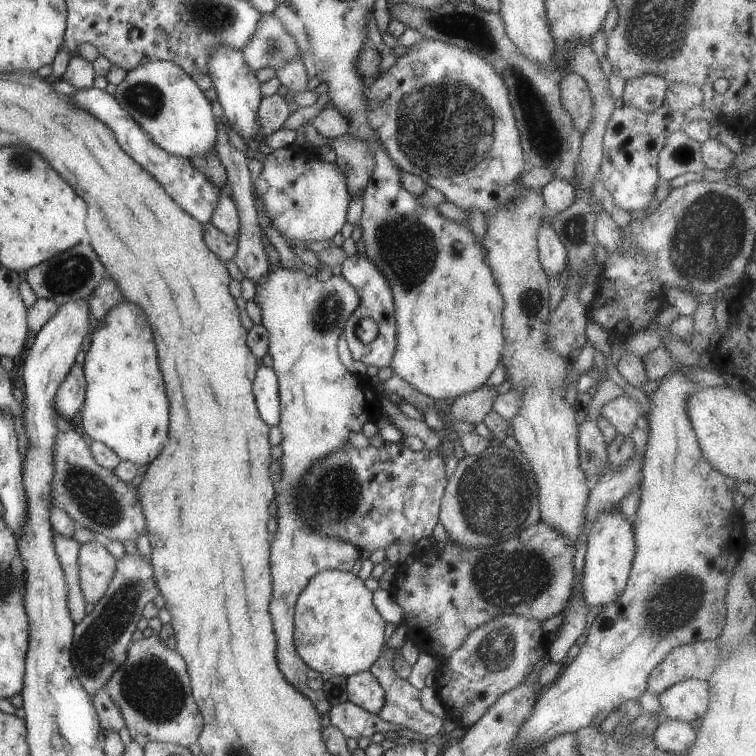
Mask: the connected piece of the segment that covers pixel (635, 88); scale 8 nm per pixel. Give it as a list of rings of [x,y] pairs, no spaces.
[[[642,72],[638,78],[630,78],[625,84],[623,106],[634,106],[650,114],[665,103],[668,81],[662,76]]]

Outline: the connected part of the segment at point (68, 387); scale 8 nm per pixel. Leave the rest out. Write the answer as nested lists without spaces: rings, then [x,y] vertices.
[[[74,362],[55,396],[57,411],[62,417],[71,420],[76,412],[82,410],[86,389],[84,366]]]

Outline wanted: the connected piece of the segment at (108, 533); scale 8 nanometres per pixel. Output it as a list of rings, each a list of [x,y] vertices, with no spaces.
[[[74,429],[59,430],[56,434],[52,448],[52,504],[69,514],[72,522],[77,522],[81,528],[96,532],[103,541],[136,541],[146,530],[146,518],[142,514],[138,487],[131,482],[122,482],[111,470],[102,468],[94,460],[88,441]]]

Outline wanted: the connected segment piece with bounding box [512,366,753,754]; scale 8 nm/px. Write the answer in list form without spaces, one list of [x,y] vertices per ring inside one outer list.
[[[688,366],[689,371],[672,371],[671,374],[666,374],[666,376],[659,381],[658,389],[652,392],[649,397],[650,410],[648,410],[647,413],[648,441],[644,454],[643,478],[640,486],[640,504],[632,518],[632,530],[634,530],[634,540],[636,541],[636,553],[634,554],[634,560],[632,560],[632,568],[624,592],[618,596],[618,600],[614,600],[612,604],[602,607],[601,612],[594,618],[589,629],[587,640],[582,645],[577,657],[567,661],[557,679],[554,681],[553,686],[549,686],[546,692],[539,695],[536,704],[534,704],[534,708],[532,708],[532,714],[522,722],[522,726],[518,728],[518,732],[516,732],[516,736],[514,736],[514,740],[512,741],[513,754],[516,754],[516,752],[530,752],[530,750],[534,750],[534,748],[540,748],[540,746],[544,746],[546,742],[554,740],[556,736],[560,736],[560,734],[564,734],[564,732],[575,733],[581,728],[592,726],[592,724],[594,724],[594,726],[600,725],[614,708],[620,708],[621,705],[628,702],[628,700],[638,700],[641,698],[642,694],[647,691],[650,672],[652,672],[654,667],[658,666],[672,650],[684,646],[684,644],[710,640],[710,638],[720,639],[722,629],[724,628],[724,624],[726,624],[727,604],[725,603],[725,598],[728,592],[727,586],[739,560],[741,558],[751,558],[745,551],[747,547],[750,546],[748,542],[752,542],[753,533],[743,529],[741,519],[738,520],[738,516],[741,516],[741,514],[734,507],[734,492],[742,488],[741,484],[737,483],[733,478],[718,472],[715,468],[712,468],[712,465],[704,458],[698,438],[696,434],[694,434],[694,428],[692,428],[690,420],[688,420],[686,402],[688,402],[688,398],[692,396],[692,392],[696,392],[696,389],[699,387],[699,384],[689,377],[690,373],[692,373],[691,367],[693,368],[694,366]]]

